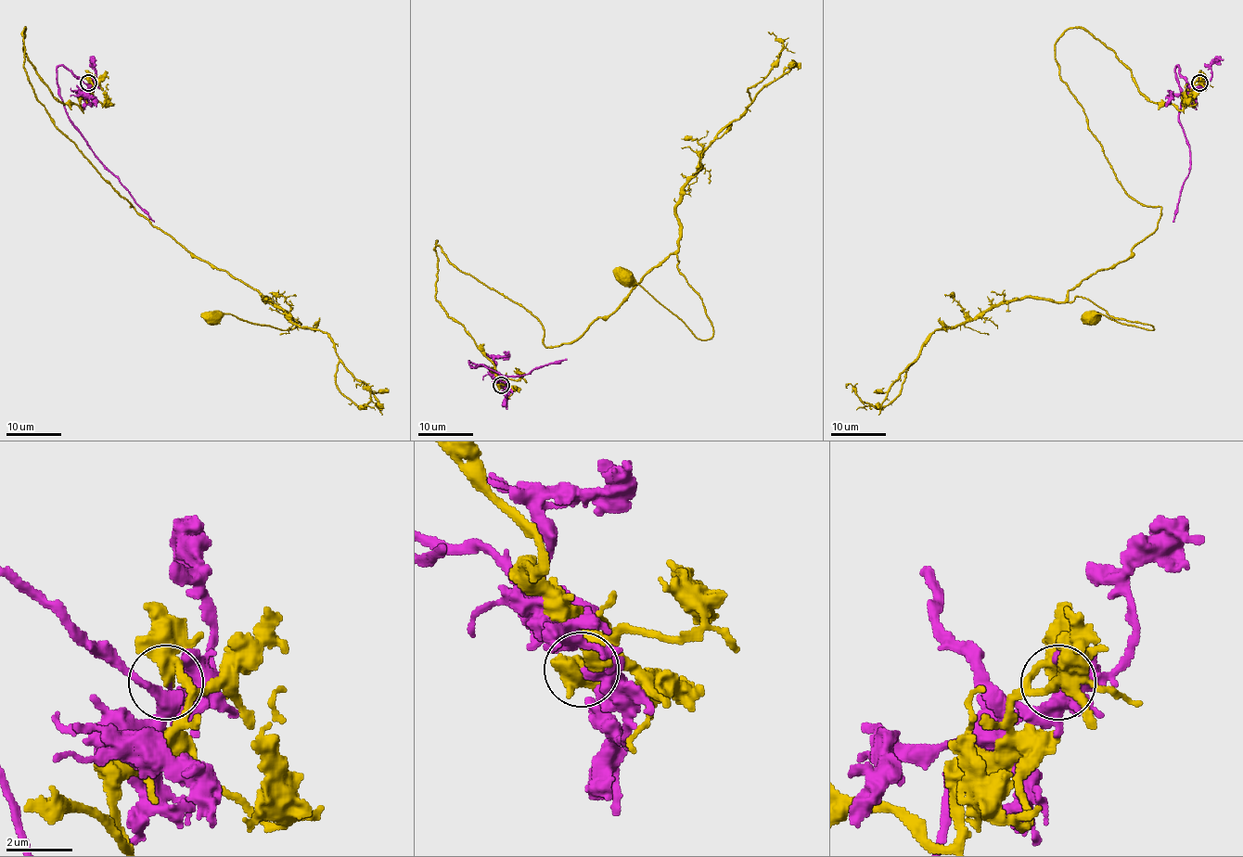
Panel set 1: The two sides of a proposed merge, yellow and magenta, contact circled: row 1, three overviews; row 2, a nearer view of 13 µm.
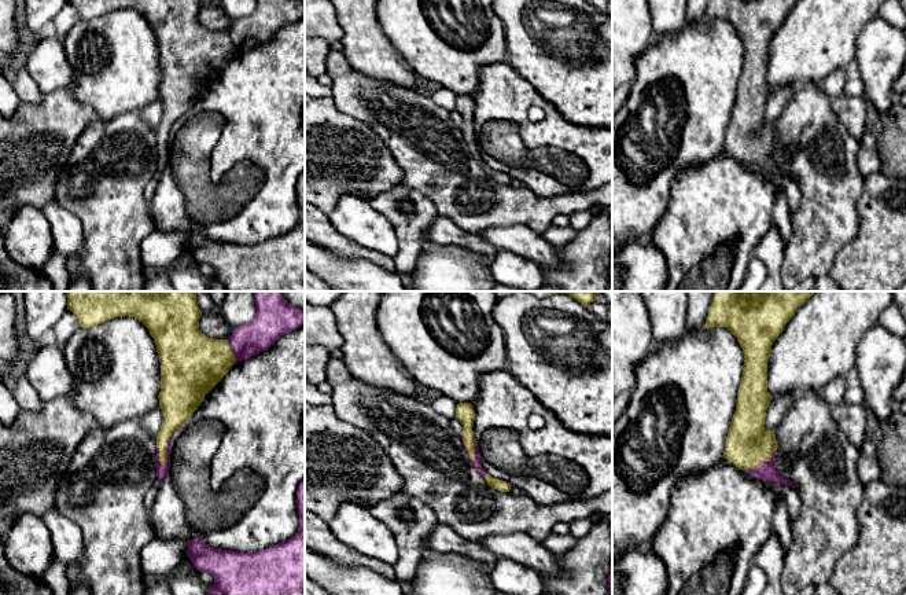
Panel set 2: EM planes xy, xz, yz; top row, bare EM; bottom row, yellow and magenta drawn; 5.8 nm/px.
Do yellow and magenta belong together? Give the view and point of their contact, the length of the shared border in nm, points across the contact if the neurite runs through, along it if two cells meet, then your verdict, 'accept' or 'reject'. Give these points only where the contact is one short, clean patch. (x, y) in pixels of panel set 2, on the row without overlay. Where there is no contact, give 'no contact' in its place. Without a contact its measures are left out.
contact xy (166, 144); length 170 nm; reject

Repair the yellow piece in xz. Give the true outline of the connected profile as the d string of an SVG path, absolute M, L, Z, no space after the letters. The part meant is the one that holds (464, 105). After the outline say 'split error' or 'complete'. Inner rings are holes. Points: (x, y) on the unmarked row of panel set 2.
M458 95L456 100L456 111L463 117L463 136L467 139L471 153L475 153L475 136L472 118L475 113L475 103L471 95Z; complete

